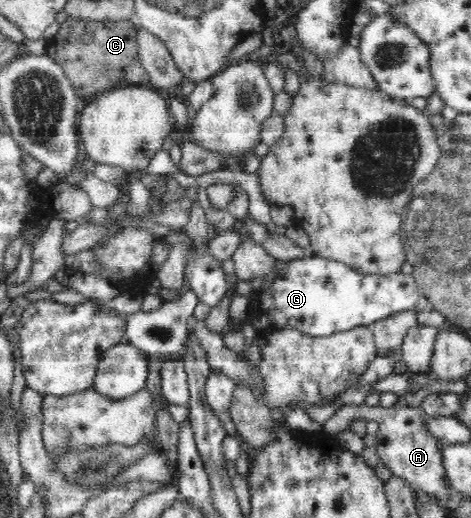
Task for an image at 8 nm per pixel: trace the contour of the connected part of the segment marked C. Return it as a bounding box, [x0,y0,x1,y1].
[45,17,150,101]

